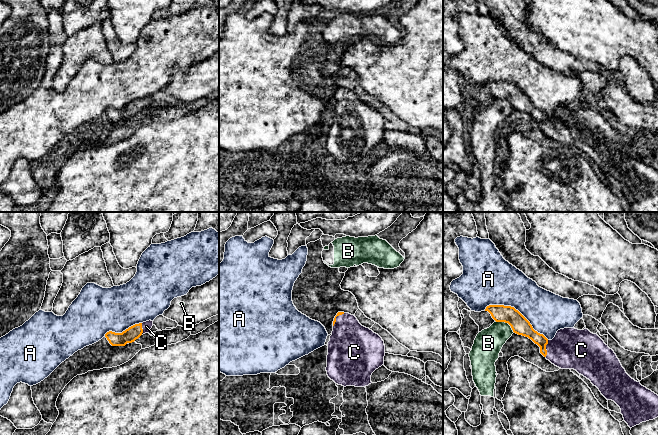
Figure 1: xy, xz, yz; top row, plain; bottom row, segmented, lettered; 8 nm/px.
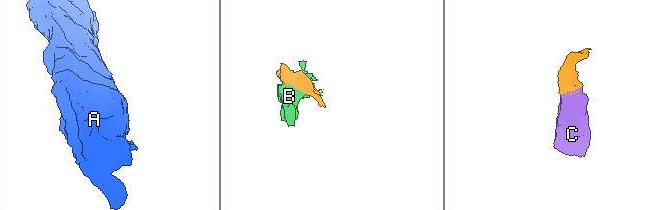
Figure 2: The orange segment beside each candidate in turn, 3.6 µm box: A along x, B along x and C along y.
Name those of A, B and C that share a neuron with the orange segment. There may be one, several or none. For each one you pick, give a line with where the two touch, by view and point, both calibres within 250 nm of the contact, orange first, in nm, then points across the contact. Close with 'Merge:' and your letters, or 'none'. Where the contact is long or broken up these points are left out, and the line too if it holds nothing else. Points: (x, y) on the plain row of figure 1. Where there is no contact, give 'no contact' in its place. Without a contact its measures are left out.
C: meets orange in yz at (545, 124); 130 nm thick on the orange side, 320 nm on the other
Merge: C

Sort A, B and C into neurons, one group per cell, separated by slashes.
A / B / C

